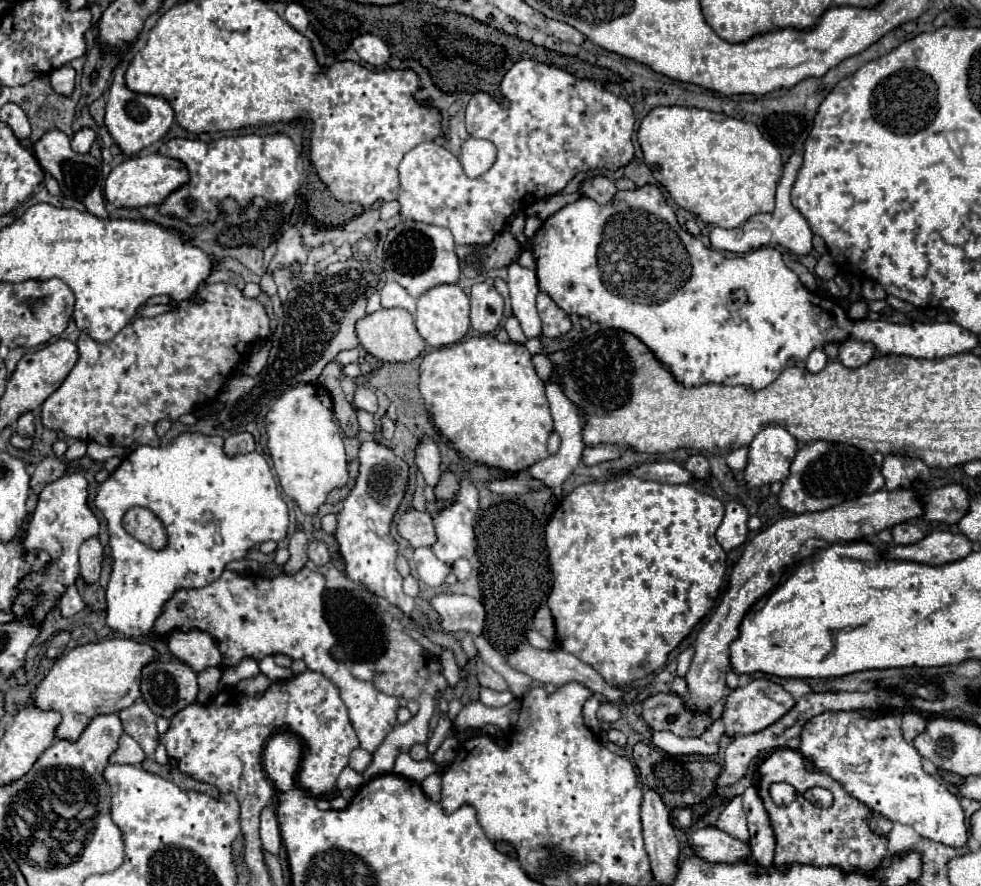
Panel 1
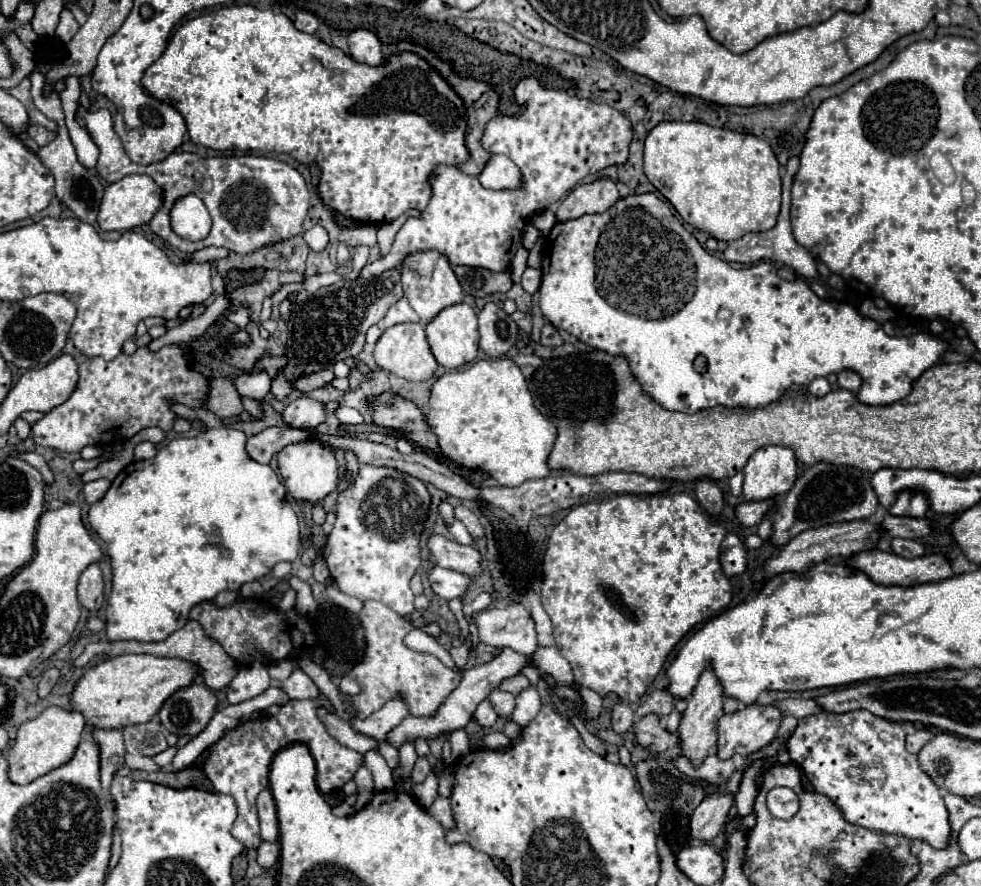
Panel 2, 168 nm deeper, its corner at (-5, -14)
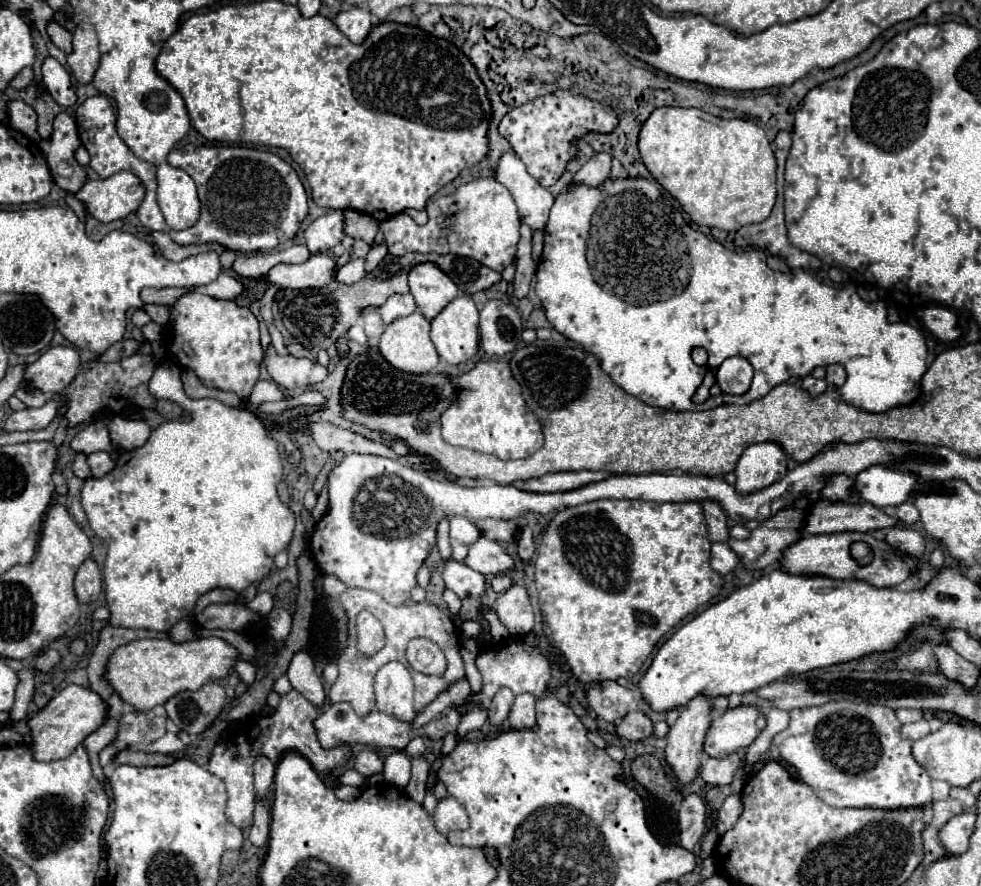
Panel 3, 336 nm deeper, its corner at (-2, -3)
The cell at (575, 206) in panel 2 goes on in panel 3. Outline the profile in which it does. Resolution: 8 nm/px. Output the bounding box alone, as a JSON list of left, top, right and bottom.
[572,151,612,187]

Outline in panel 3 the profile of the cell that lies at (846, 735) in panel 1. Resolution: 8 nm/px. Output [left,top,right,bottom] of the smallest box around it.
[774,701,932,807]

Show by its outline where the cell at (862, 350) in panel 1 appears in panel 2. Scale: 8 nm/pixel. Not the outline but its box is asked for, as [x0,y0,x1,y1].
[837,370,863,392]

